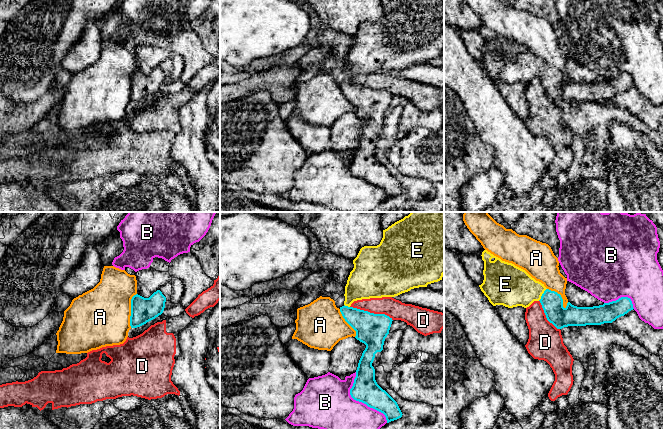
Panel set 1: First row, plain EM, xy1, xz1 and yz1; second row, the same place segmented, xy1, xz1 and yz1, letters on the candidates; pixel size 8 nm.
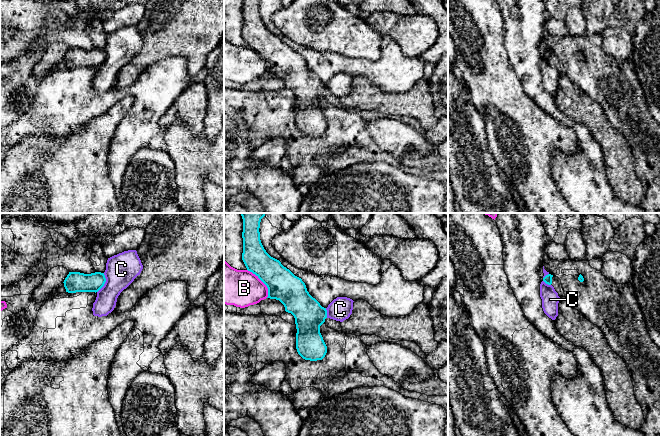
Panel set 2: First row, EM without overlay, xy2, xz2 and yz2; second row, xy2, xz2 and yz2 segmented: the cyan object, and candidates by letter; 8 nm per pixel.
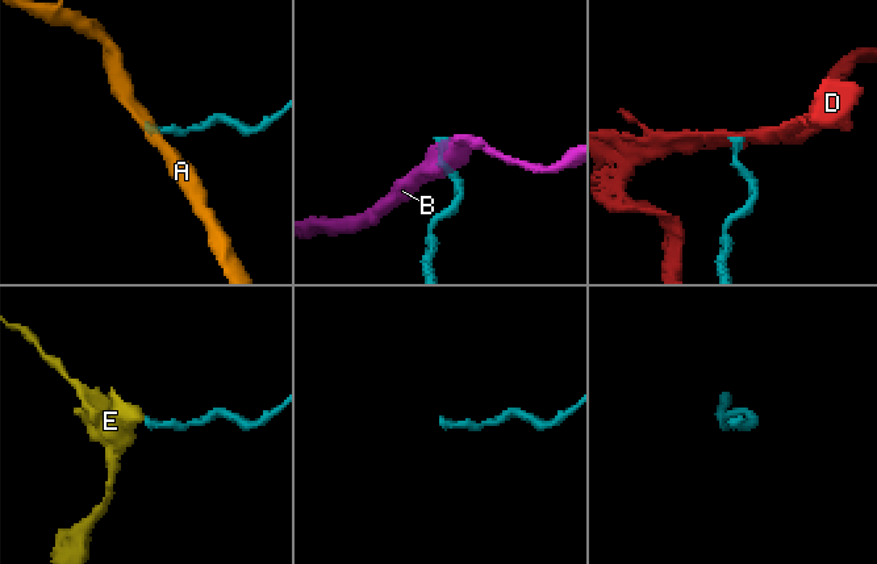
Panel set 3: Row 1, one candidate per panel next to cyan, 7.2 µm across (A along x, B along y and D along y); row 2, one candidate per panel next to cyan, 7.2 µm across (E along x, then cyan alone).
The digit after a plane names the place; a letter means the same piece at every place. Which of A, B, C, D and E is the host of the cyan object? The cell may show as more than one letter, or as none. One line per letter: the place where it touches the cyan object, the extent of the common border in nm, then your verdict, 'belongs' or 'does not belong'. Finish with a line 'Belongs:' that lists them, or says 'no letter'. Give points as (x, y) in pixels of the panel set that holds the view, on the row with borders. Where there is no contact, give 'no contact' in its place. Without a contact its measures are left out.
A: meets cyan in xy1 at (131, 310); contact 280 nm long; does not belong
B: meets cyan in xz1 at (359, 401); contact 480 nm long; does not belong
C: meets cyan in xy2 at (104, 283); contact 170 nm long; does not belong
D: meets cyan in xz1 at (371, 313); contact 360 nm long; does not belong
E: meets cyan in yz1 at (542, 294); contact 120 nm long; belongs
Belongs: E

